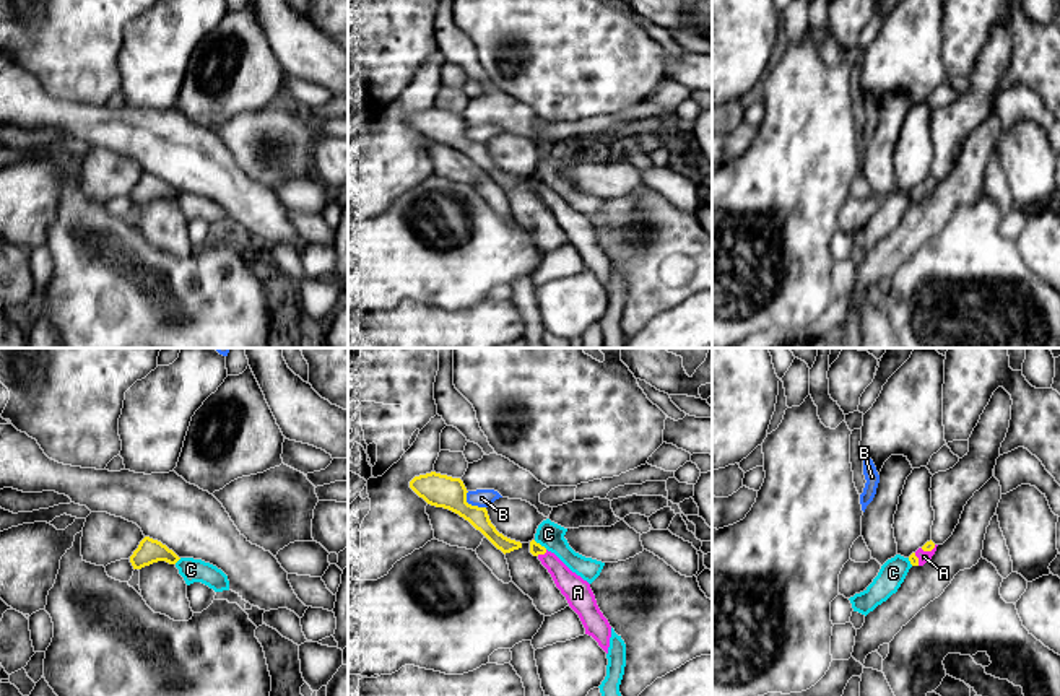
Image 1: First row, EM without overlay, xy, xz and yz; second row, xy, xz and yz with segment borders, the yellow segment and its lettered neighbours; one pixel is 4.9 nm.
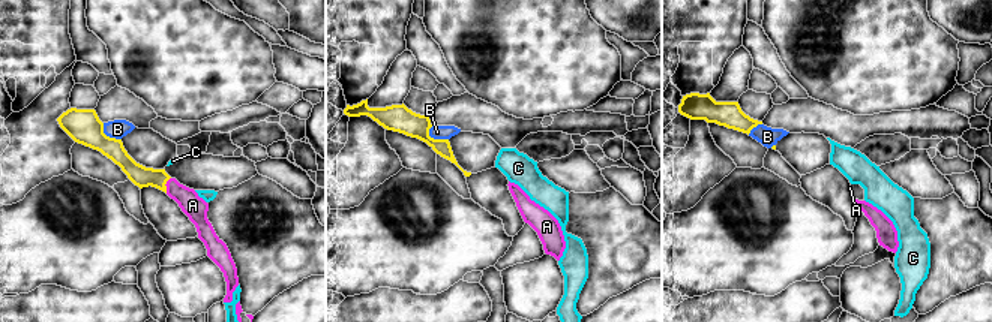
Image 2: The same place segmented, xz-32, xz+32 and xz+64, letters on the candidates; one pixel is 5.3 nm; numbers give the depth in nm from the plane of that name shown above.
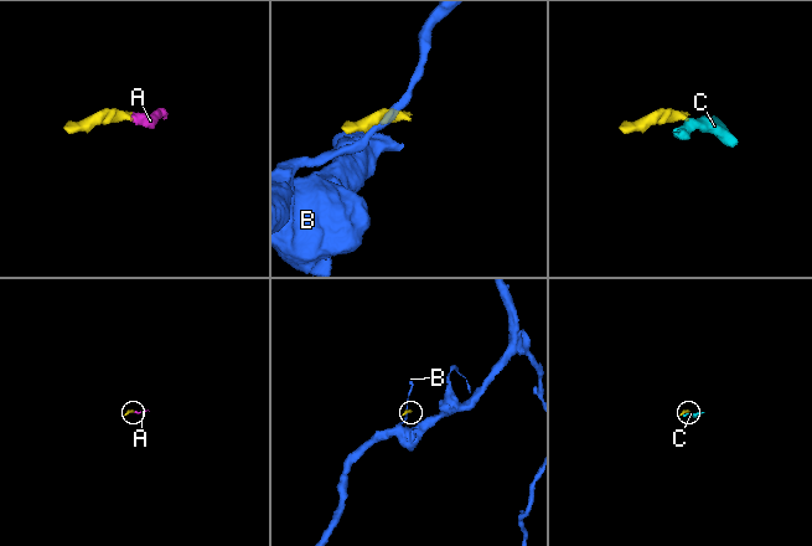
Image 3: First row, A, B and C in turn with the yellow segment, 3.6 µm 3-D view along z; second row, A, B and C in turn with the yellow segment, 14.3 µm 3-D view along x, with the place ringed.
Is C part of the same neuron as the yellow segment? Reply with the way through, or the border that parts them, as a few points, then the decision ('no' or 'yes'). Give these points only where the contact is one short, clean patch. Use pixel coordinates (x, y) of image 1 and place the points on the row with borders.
border along xz (534, 540), (547, 548); no

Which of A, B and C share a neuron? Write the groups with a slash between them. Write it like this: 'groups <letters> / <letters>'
groups A / B / C

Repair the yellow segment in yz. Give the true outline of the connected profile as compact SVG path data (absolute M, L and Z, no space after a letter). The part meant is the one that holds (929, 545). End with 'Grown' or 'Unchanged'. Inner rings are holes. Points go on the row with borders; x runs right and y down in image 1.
M932 540L927 542L922 548L919 548L915 553L909 556L909 561L912 566L923 566L932 559L932 556L936 551L936 546Z. Grown

